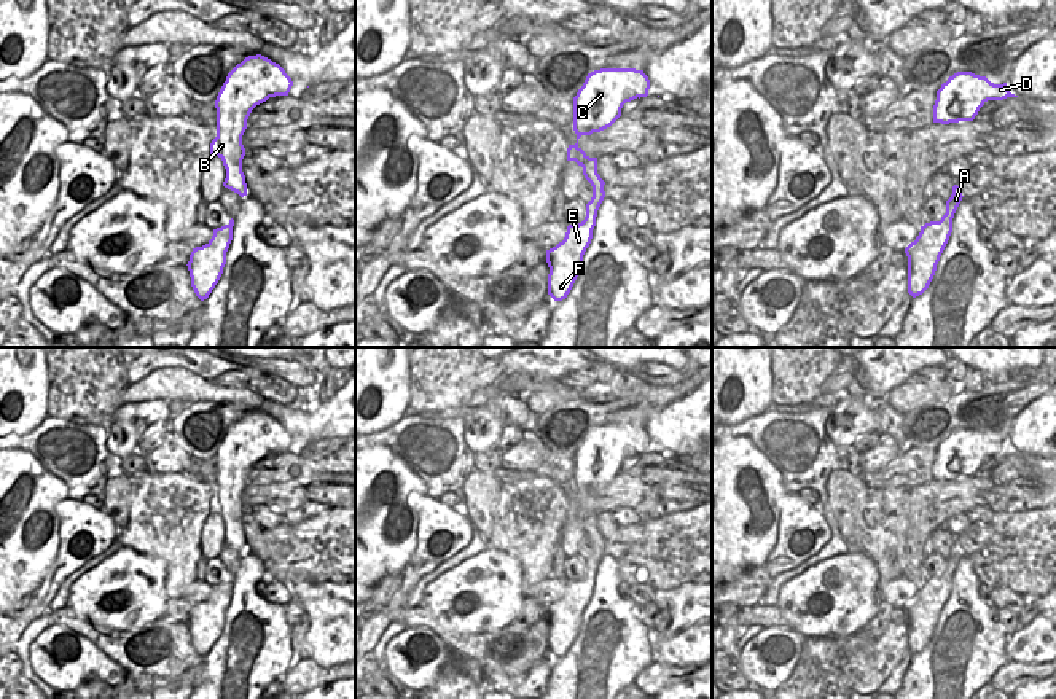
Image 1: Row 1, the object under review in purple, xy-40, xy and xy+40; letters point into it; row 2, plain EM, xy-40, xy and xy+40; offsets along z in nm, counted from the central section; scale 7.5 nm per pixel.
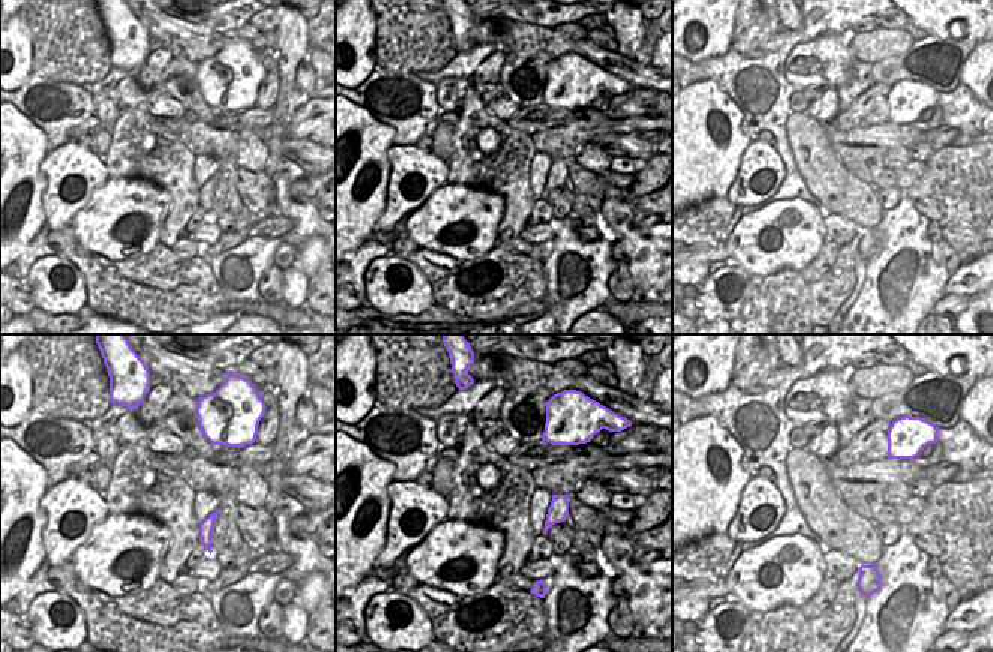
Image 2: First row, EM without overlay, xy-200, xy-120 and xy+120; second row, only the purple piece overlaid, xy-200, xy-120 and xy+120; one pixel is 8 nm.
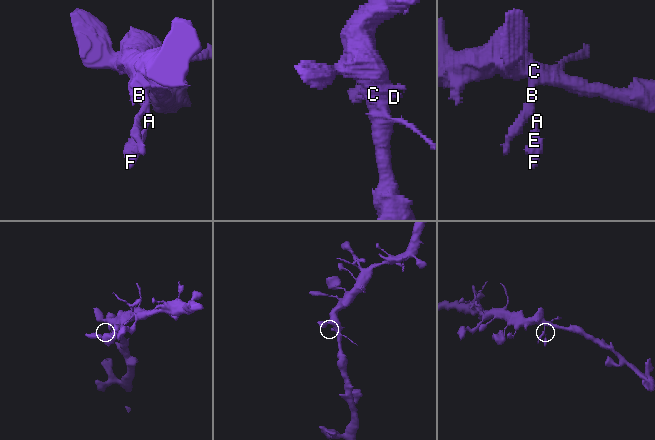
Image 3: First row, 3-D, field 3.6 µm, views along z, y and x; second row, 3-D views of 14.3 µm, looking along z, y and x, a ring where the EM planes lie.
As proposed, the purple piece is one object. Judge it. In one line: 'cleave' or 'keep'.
keep

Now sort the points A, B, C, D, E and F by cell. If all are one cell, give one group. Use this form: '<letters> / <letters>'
A B C D E F

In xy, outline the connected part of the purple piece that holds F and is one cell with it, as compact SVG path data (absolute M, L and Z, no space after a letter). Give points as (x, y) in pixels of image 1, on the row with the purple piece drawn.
M600 68L588 73L573 97L577 143L569 145L567 161L575 161L583 167L583 175L593 186L593 197L586 204L585 220L578 225L569 225L564 240L546 250L548 295L554 301L567 298L580 274L583 255L593 239L597 210L605 197L605 182L597 174L597 158L589 158L578 146L578 139L610 127L621 116L623 105L637 97L647 97L648 89L650 80L643 70Z

